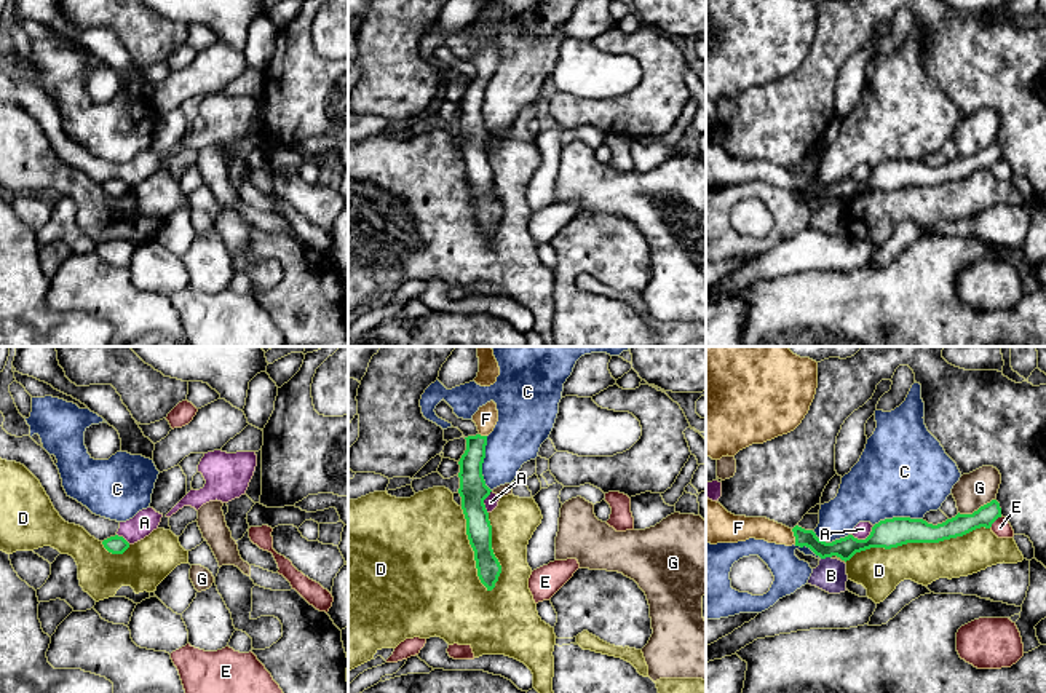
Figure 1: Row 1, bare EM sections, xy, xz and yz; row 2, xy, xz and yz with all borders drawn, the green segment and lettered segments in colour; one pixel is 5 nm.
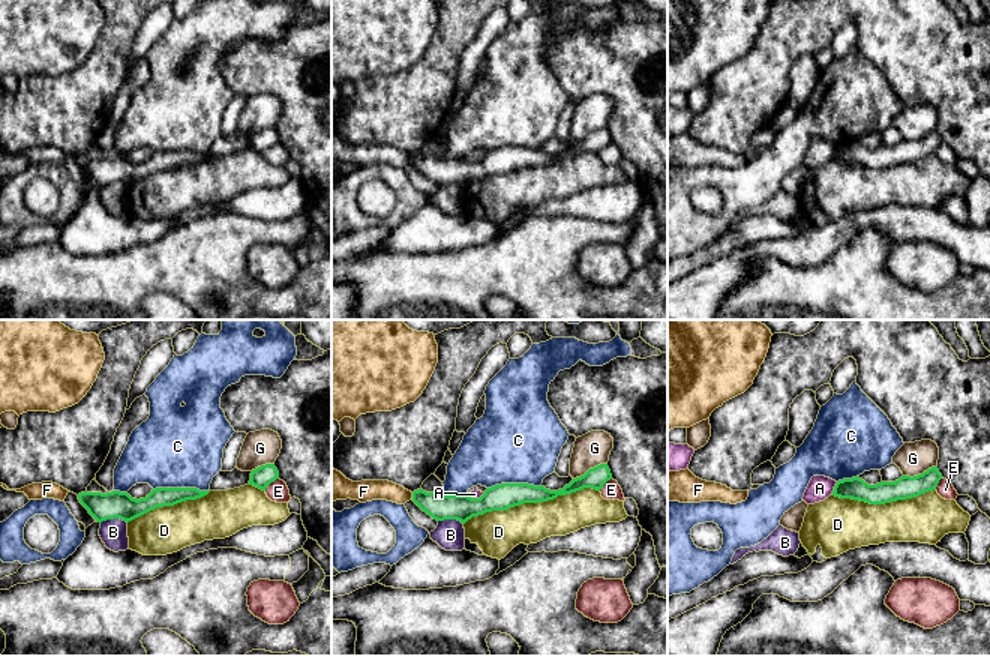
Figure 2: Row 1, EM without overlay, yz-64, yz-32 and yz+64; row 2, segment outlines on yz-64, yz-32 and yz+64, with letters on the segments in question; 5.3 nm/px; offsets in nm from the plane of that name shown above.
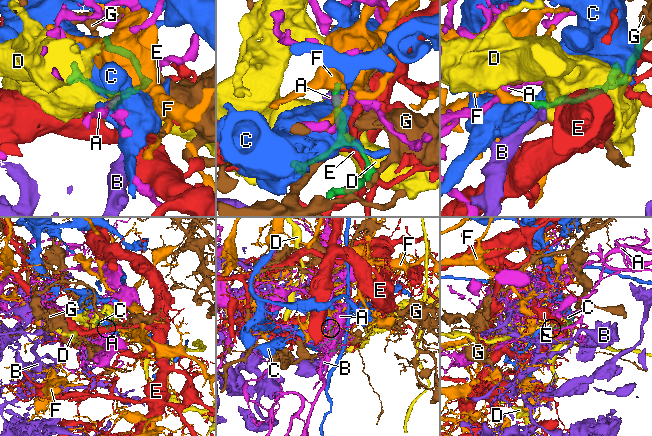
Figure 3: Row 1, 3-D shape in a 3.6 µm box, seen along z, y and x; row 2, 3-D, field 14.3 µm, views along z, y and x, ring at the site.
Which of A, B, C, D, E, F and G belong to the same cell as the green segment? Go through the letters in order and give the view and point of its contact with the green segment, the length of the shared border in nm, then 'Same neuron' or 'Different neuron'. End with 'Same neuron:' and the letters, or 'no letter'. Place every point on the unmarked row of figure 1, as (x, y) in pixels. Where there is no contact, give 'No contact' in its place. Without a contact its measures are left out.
A: Touches green at yz (866, 181). Shared border 130 nm. Different neuron
B: Touches green at yz (826, 198). Shared border 60 nm. Different neuron
C: Touches green at xz (483, 104). Shared border 280 nm. Different neuron
D: Touches green at xz (473, 192). Shared border 460 nm. Different neuron
E: Touches green at yz (995, 162). Shared border 90 nm. Different neuron
F: Touches green at yz (794, 178). Shared border 80 nm. Same neuron
G: Touches green at yz (978, 152). Shared border 200 nm. Different neuron
Same neuron: F

